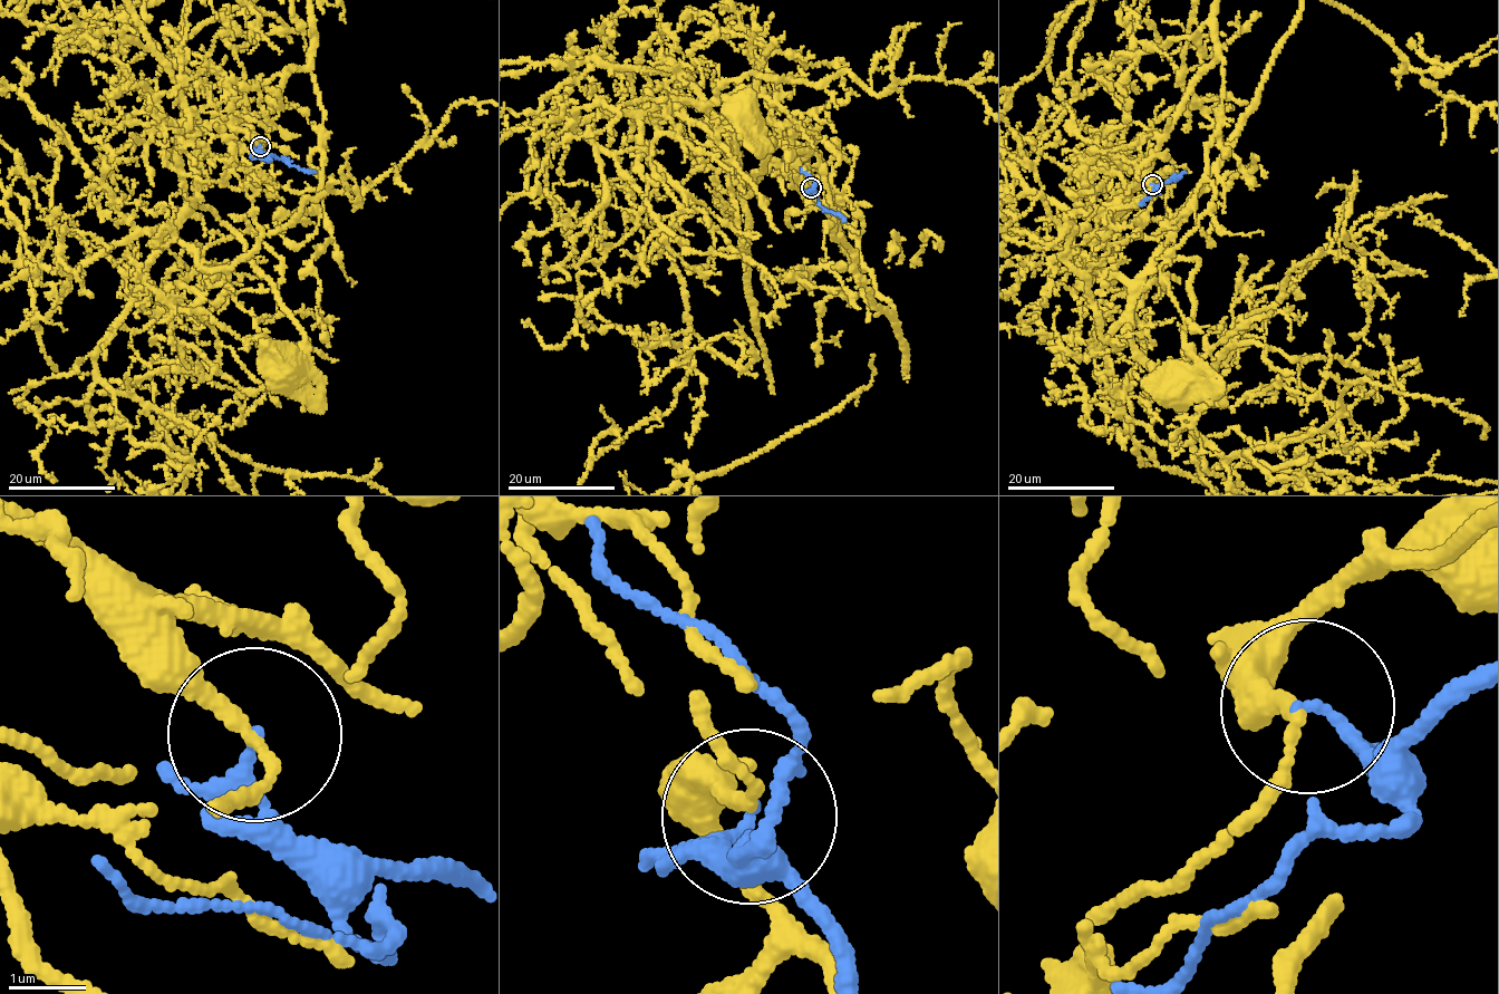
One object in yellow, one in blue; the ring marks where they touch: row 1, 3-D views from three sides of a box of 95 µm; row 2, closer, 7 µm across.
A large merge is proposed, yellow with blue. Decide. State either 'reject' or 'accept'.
reject

